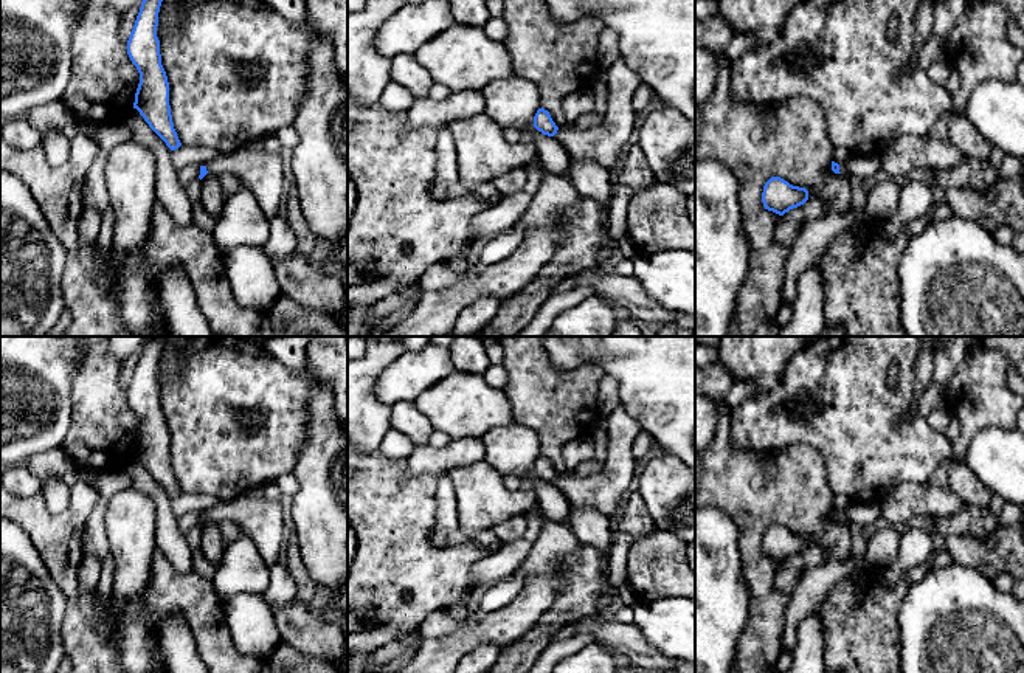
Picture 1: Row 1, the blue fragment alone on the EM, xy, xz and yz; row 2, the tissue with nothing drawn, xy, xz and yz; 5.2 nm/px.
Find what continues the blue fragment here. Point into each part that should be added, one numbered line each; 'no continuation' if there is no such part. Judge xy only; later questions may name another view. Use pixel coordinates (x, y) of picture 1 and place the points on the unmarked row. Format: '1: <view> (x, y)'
1: xy (261, 520)

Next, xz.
1: xz (604, 492)

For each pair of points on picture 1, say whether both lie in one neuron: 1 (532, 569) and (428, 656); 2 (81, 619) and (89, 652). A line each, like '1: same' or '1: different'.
1: same
2: same

